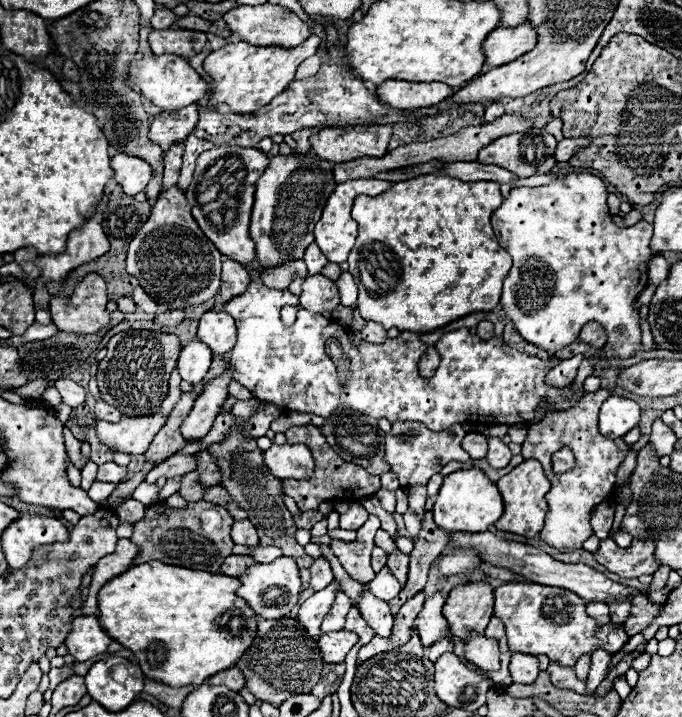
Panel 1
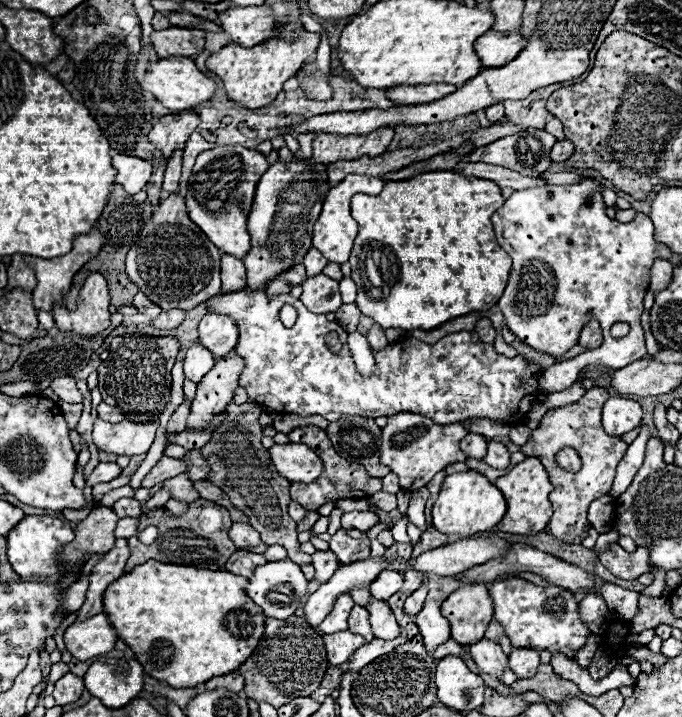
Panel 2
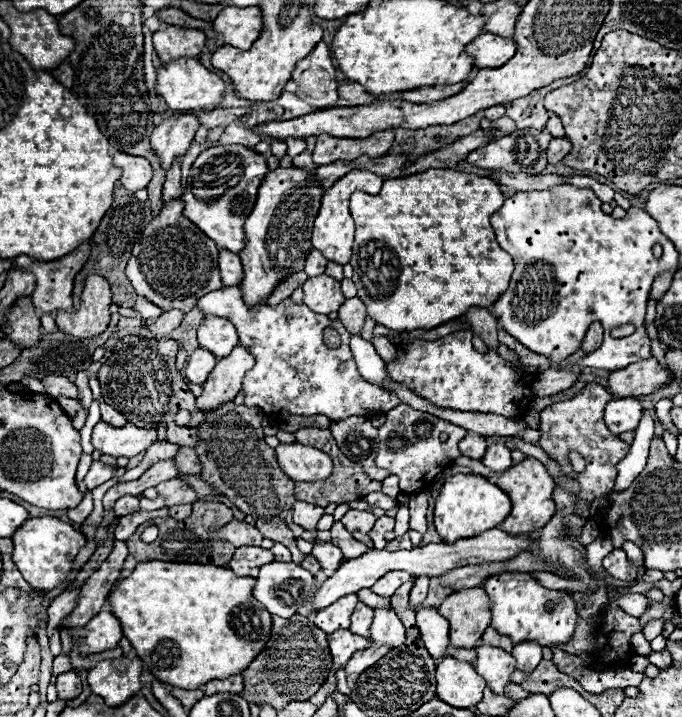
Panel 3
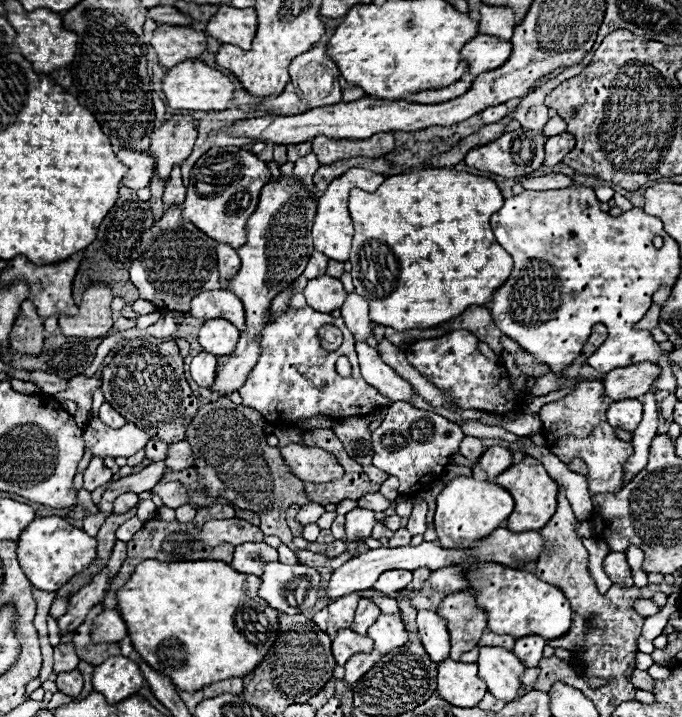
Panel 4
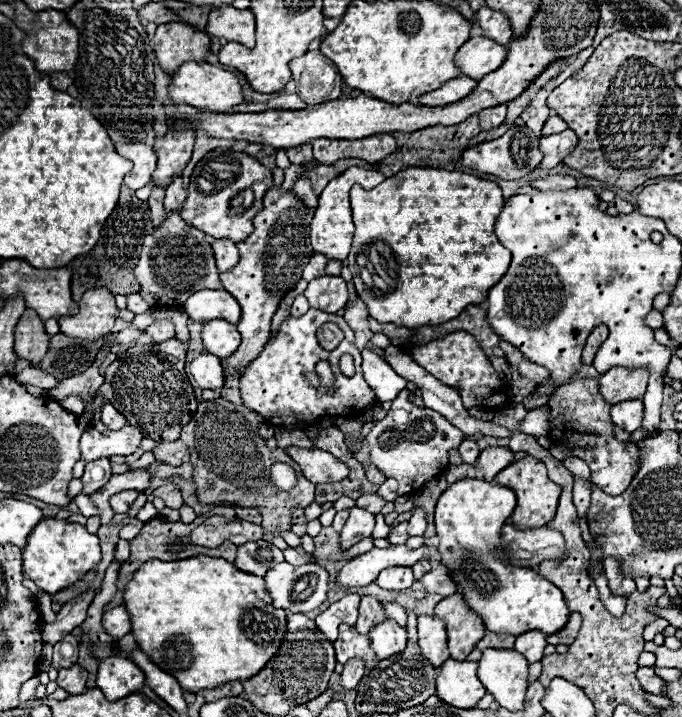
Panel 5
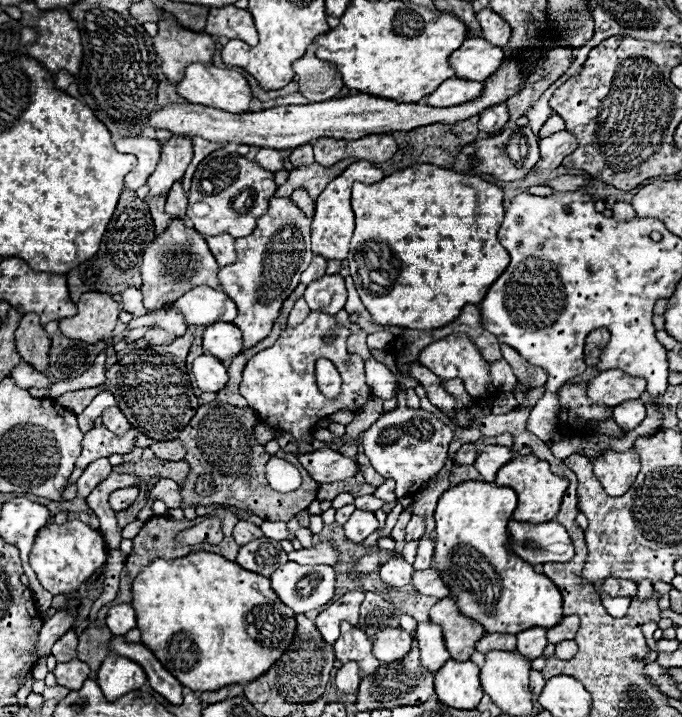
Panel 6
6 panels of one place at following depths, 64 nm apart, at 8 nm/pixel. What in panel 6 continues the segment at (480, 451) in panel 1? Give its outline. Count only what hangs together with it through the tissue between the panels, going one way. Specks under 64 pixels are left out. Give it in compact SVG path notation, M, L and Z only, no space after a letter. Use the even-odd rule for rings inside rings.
M462 444L462 448L456 452L456 464L474 464L478 458L478 452L474 444Z

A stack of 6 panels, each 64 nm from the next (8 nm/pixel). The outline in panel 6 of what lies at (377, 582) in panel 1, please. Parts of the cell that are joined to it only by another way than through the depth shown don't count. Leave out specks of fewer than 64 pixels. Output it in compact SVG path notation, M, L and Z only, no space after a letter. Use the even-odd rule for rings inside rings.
M394 558L394 560L390 560L388 564L384 564L380 568L380 580L386 586L392 586L392 588L410 584L412 574L414 574L414 568L404 558Z

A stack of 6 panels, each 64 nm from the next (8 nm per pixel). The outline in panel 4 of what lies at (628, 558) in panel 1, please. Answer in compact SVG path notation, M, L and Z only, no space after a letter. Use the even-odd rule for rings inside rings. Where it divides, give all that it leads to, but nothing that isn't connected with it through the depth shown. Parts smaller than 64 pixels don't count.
M610 552L604 558L604 570L614 584L622 584L622 586L632 586L634 584L632 582L632 570L626 562L624 552Z

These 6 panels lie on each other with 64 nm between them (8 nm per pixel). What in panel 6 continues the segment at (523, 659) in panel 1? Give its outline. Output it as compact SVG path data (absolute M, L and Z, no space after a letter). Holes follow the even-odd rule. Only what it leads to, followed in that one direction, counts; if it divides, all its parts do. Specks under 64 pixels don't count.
M530 628L518 634L518 648L516 652L520 652L522 656L534 660L542 656L544 646L548 644L546 640L546 630L544 628Z

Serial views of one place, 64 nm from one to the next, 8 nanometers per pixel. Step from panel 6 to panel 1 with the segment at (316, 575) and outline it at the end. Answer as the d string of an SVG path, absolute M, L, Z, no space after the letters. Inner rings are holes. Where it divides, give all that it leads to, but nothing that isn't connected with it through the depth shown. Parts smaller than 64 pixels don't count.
M280 556L270 564L254 564L238 580L242 586L236 590L236 596L244 598L248 602L248 606L254 610L254 614L264 620L276 620L284 614L284 610L290 612L292 606L298 602L298 594L300 594L300 586L302 586L296 562L286 556ZM278 566L282 566L282 568L278 568ZM288 566L294 566L294 568L288 568Z

